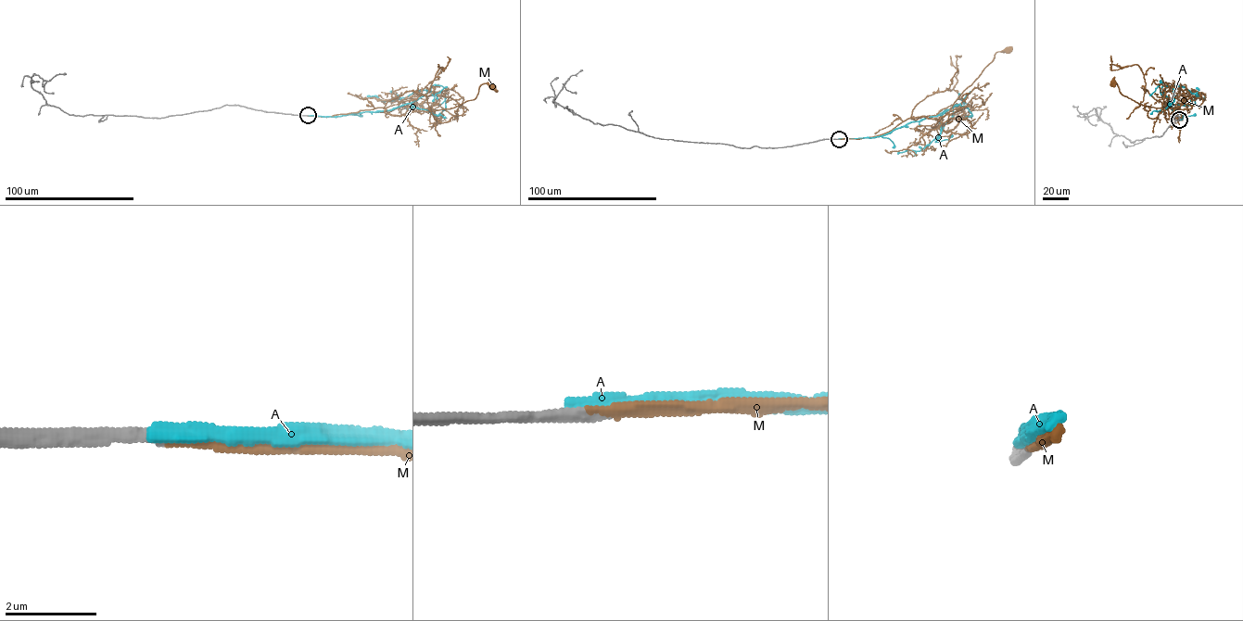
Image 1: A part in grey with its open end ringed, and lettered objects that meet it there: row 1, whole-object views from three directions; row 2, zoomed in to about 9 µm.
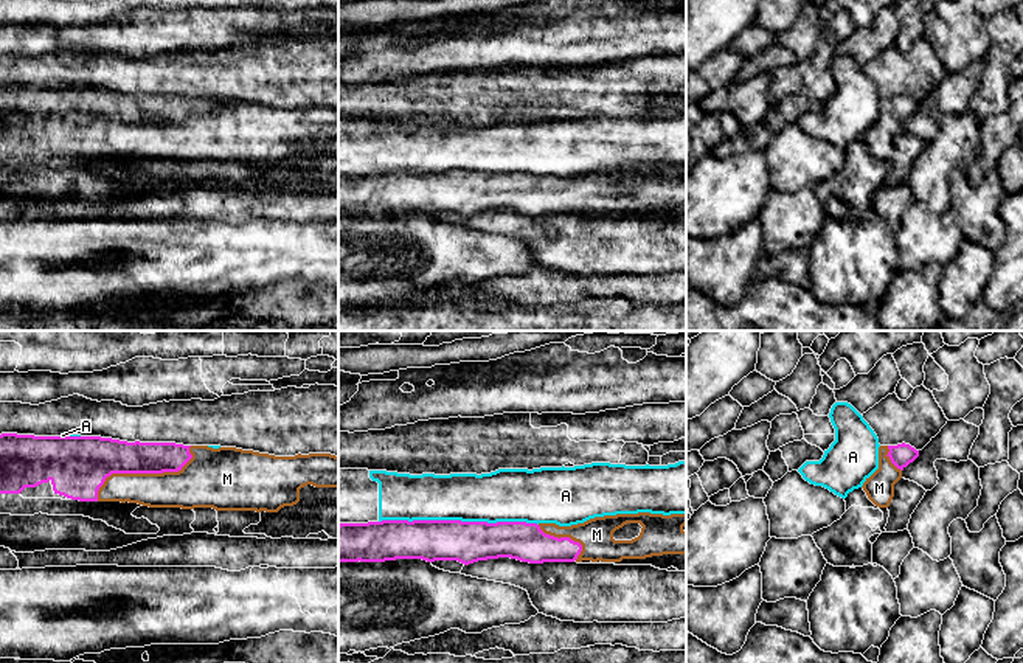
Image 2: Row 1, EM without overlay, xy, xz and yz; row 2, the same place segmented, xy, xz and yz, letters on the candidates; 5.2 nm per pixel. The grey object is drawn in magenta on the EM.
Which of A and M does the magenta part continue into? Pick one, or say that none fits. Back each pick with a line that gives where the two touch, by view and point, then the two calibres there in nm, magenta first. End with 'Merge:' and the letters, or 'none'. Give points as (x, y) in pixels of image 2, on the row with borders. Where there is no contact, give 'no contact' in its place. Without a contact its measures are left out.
M: xy (143, 472) | 220/200 nm
Merge: M

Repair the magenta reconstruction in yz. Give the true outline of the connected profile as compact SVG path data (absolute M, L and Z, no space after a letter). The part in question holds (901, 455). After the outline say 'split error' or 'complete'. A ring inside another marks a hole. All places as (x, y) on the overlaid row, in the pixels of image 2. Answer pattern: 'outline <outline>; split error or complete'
outline M910 444L880 446L879 469L866 478L863 491L879 508L888 508L894 497L894 484L902 478L902 470L919 456Z; split error

